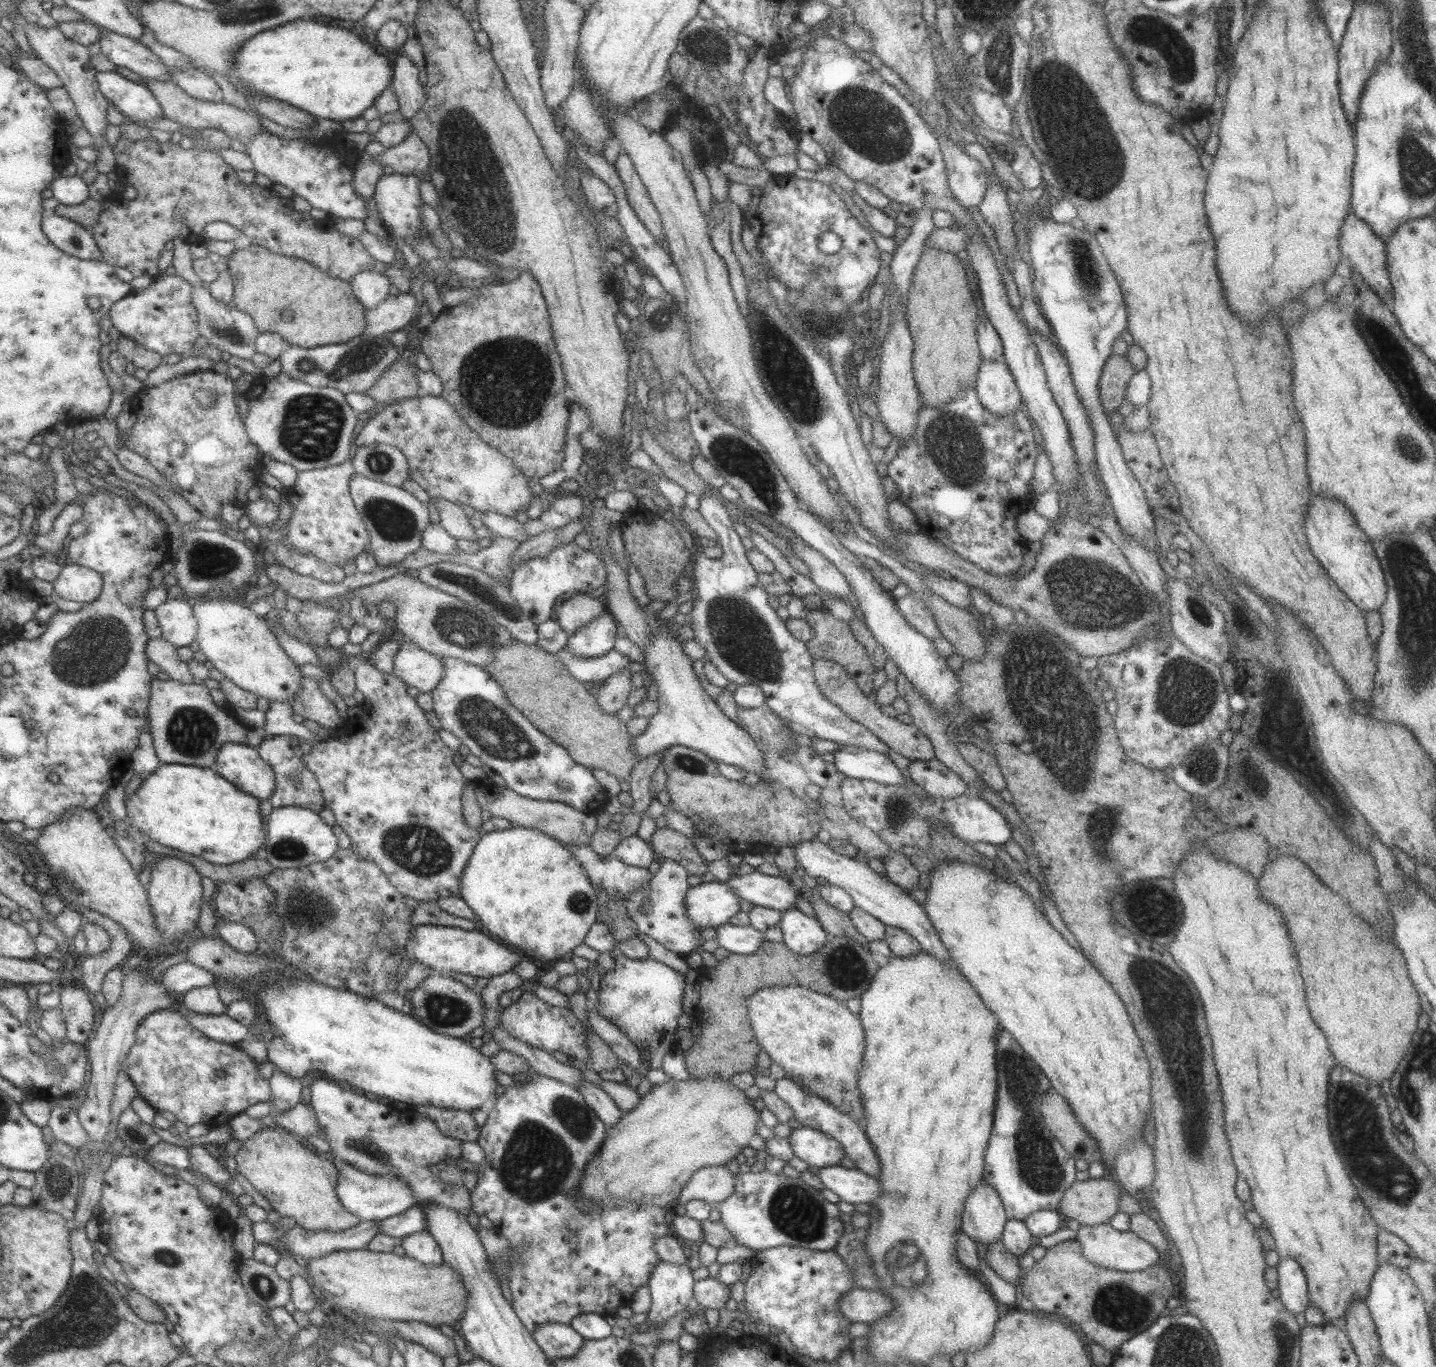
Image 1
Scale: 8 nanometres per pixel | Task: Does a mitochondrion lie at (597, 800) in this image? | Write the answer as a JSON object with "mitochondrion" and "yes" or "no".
{"mitochondrion":"no"}

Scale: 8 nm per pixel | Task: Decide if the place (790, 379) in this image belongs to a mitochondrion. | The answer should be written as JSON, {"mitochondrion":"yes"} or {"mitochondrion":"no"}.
{"mitochondrion":"yes"}

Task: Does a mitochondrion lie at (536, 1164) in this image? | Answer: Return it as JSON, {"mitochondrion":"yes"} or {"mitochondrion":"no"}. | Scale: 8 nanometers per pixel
{"mitochondrion":"yes"}

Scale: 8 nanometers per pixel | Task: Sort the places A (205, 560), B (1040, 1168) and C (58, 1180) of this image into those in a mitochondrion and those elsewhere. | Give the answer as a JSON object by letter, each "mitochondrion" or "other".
{"A":"mitochondrion","B":"mitochondrion","C":"mitochondrion"}

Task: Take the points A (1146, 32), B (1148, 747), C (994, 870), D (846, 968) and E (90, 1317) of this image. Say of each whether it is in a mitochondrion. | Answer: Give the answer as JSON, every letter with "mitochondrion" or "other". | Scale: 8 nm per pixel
{"A":"mitochondrion","B":"other","C":"other","D":"mitochondrion","E":"mitochondrion"}

